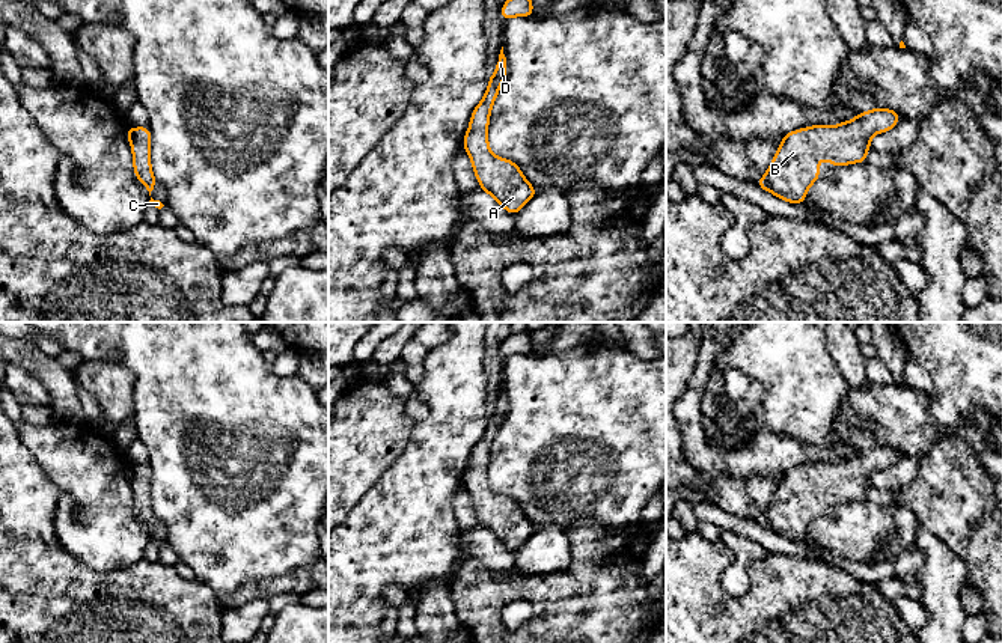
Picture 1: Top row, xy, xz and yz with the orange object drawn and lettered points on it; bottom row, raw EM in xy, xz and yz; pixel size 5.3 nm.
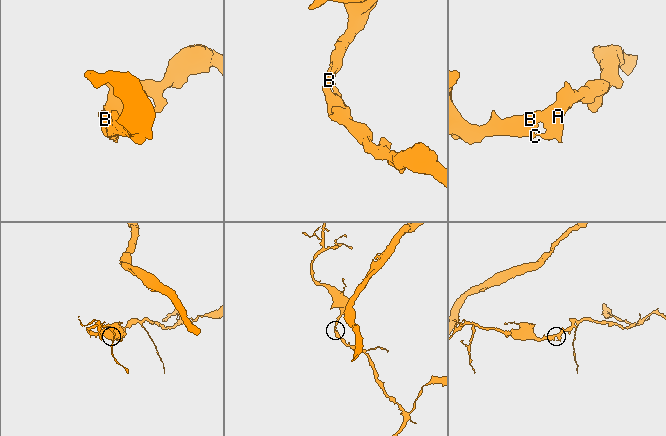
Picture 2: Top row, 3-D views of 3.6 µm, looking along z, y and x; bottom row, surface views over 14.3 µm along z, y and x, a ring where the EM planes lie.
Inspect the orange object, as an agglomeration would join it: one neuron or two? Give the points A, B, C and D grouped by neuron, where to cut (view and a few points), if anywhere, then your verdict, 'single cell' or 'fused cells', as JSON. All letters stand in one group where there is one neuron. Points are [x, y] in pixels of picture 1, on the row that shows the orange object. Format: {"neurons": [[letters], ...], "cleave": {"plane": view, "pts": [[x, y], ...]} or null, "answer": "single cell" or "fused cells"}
{"neurons": [["A", "B", "C", "D"]], "cleave": null, "answer": "single cell"}

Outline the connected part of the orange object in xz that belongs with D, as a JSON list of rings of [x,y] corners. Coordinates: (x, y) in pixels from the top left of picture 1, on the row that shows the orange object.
[[[502,47],[496,71],[488,80],[487,92],[472,113],[463,146],[470,157],[479,187],[509,214],[515,215],[538,190],[529,184],[514,161],[496,157],[488,148],[487,130],[491,107],[505,81],[506,71],[508,65]]]

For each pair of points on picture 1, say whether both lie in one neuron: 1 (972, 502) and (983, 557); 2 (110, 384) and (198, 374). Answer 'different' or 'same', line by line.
1: same
2: different

